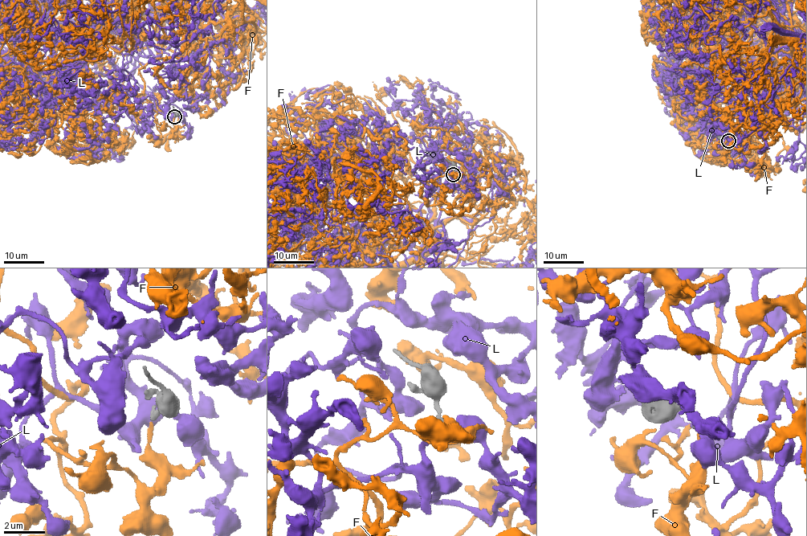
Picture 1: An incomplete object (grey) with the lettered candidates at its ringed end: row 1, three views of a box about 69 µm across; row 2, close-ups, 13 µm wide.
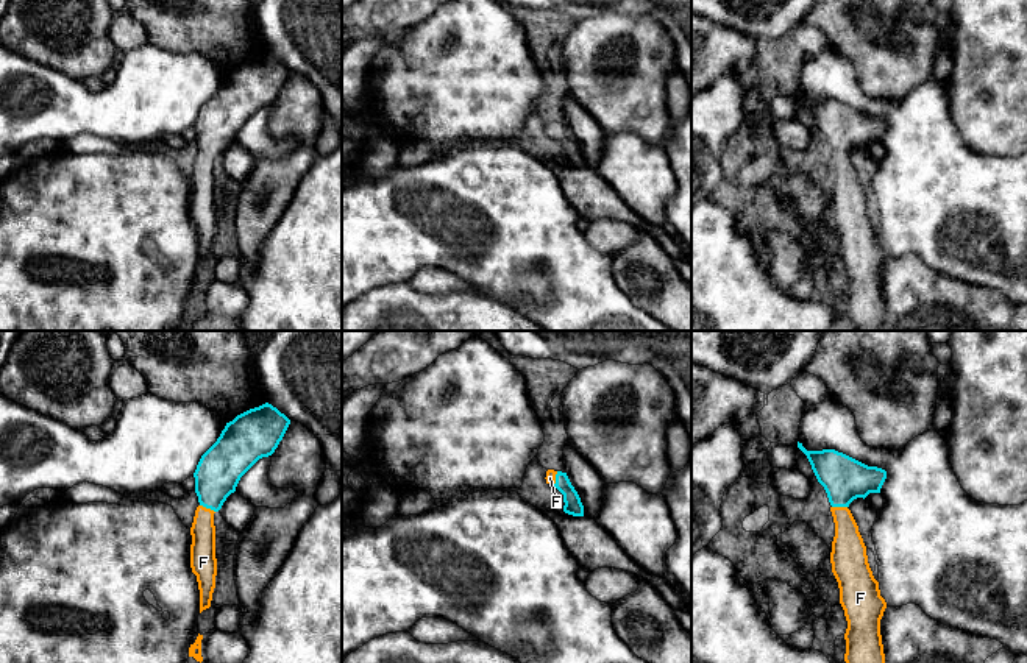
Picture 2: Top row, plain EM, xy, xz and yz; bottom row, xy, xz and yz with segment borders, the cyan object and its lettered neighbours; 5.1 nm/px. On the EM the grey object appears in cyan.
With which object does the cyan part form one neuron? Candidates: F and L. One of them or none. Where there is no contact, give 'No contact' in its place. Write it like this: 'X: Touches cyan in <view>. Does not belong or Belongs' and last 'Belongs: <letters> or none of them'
F: Touches cyan in xy. Belongs
L: No contact. Does not belong
Belongs: F

